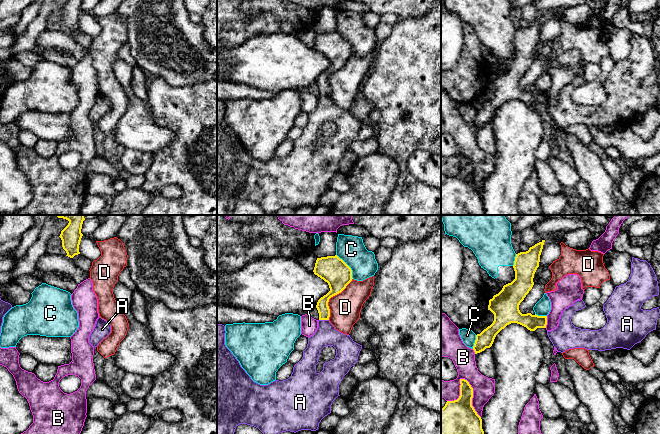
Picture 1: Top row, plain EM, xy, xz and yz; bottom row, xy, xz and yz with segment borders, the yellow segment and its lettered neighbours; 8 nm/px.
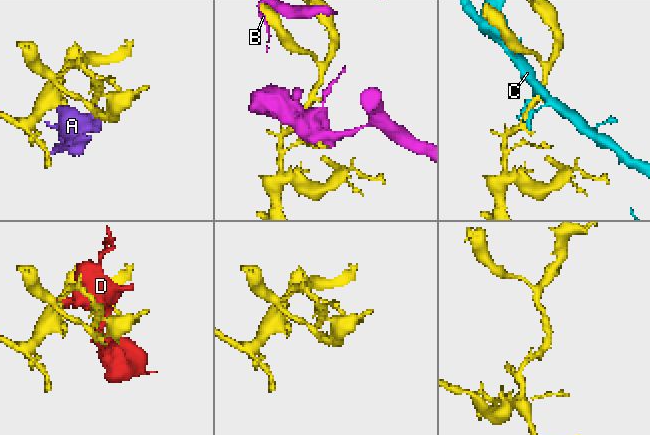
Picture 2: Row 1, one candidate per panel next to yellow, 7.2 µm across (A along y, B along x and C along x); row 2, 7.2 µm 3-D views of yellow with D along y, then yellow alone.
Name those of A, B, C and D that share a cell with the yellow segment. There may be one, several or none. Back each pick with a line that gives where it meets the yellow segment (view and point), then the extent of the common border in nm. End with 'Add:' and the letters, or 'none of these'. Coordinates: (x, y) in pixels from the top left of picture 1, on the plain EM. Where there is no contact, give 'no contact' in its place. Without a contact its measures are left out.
Add: none of these

